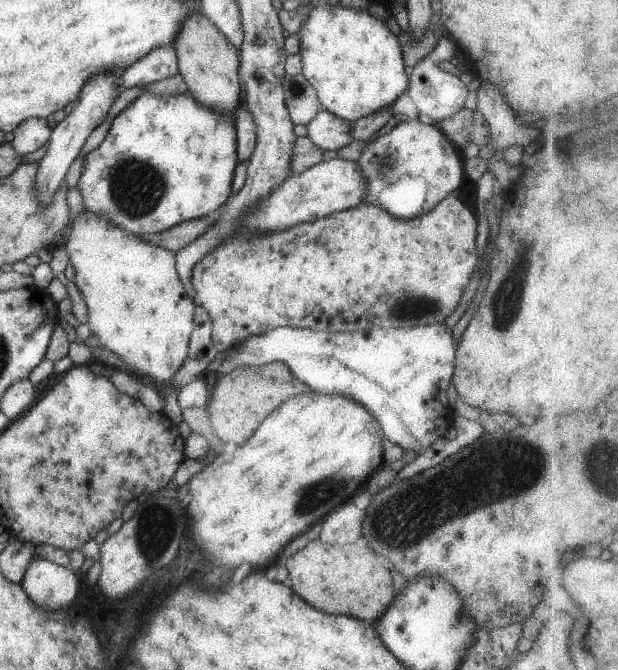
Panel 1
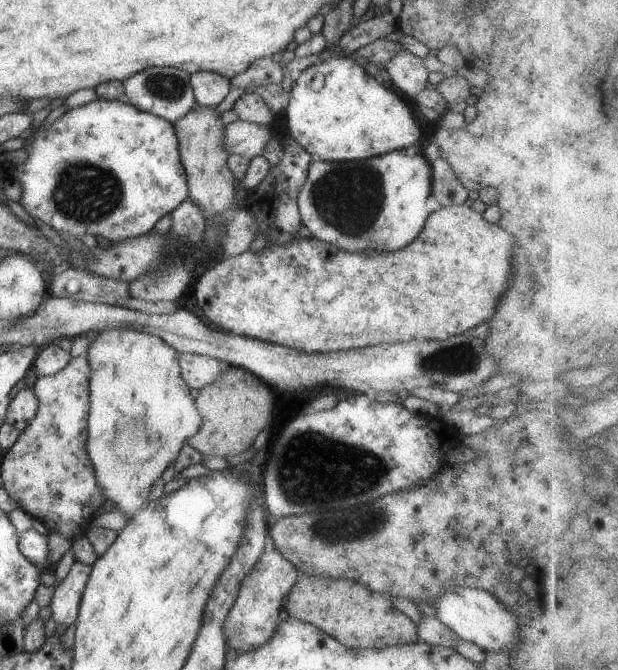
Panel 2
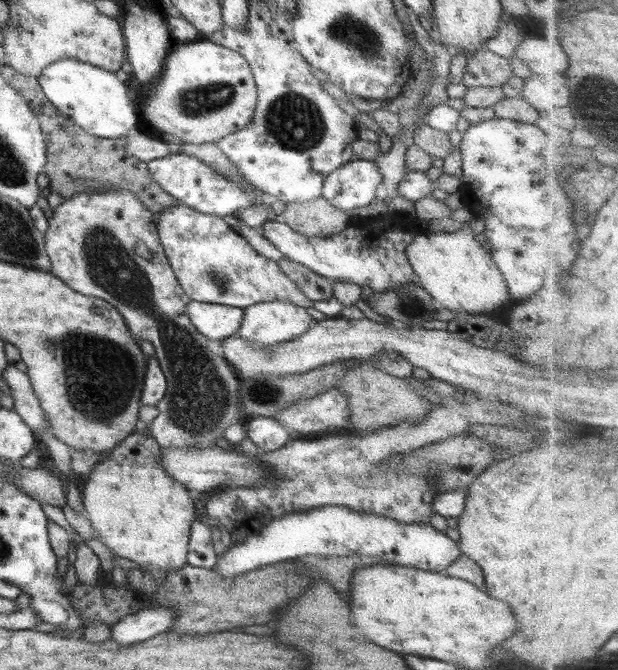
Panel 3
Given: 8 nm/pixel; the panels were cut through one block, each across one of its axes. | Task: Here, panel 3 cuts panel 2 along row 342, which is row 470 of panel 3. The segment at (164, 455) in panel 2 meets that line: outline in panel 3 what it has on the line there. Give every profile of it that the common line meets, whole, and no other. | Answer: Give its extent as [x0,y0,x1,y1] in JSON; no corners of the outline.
[81,431,196,571]

